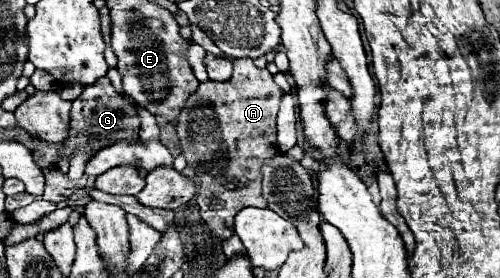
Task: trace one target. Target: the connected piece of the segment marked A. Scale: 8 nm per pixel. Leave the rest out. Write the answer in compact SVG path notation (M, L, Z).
M236 59L234 61L234 75L226 83L214 83L208 81L206 85L200 85L196 95L190 97L190 107L184 107L184 111L178 117L176 131L180 137L182 153L190 167L196 169L196 179L200 181L198 187L198 207L202 221L208 225L212 235L220 241L226 241L234 233L234 217L244 207L266 207L266 199L262 199L262 165L272 159L274 155L280 155L278 143L276 143L276 115L280 107L284 91L274 83L272 75L266 69L252 71L250 59Z

